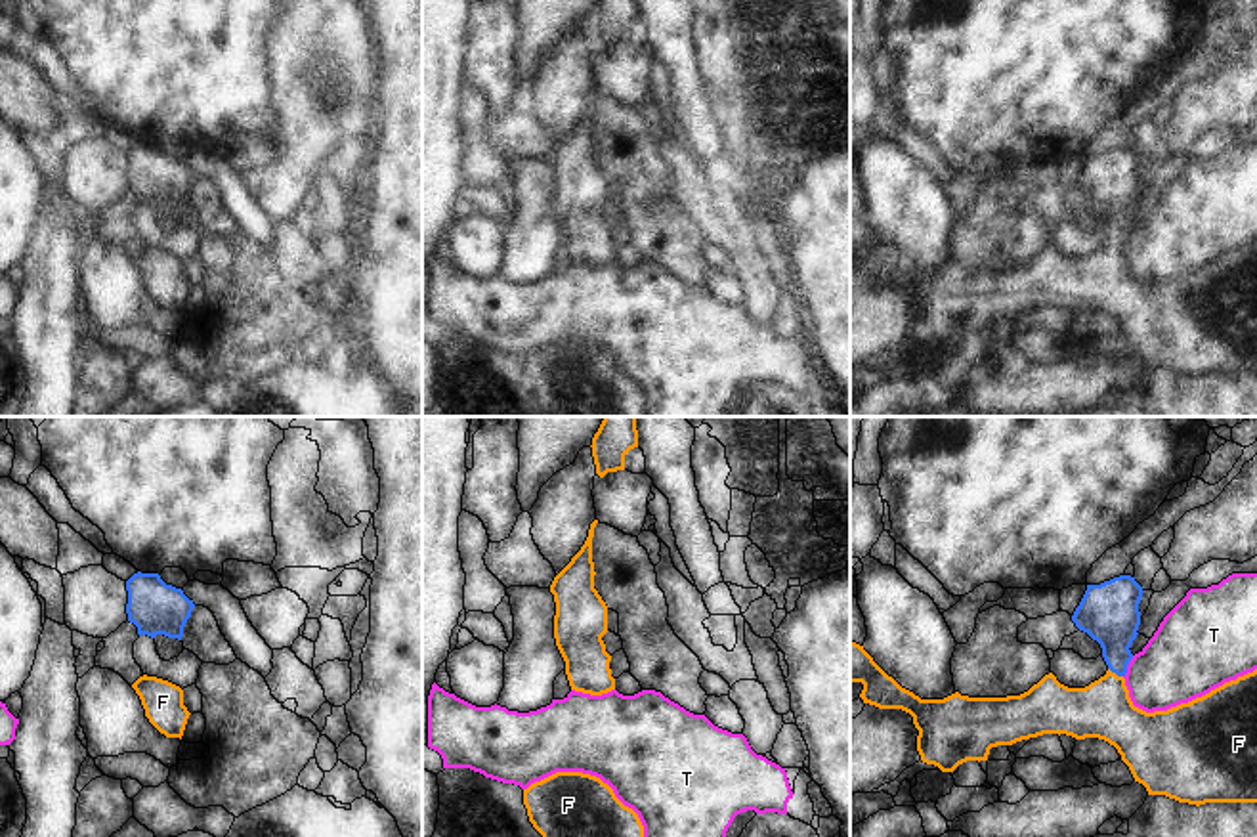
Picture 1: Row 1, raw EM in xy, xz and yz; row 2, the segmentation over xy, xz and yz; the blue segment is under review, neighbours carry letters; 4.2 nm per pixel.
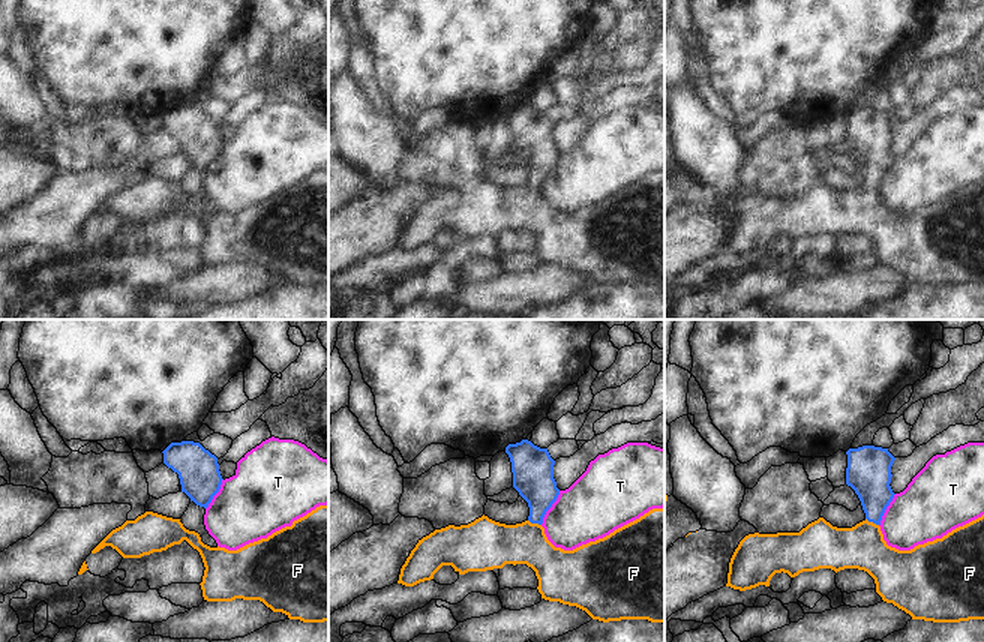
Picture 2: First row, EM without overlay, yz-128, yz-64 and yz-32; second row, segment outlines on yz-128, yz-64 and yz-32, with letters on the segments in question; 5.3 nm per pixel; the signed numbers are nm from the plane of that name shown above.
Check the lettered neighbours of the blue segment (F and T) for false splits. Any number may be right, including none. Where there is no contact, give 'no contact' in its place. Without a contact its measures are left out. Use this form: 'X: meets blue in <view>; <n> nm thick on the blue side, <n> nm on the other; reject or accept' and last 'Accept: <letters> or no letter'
F: meets blue in yz; 240 nm thick on the blue side, 240 nm on the other; accept
T: meets blue in yz; 260 nm thick on the blue side, 320 nm on the other; reject
Accept: F

